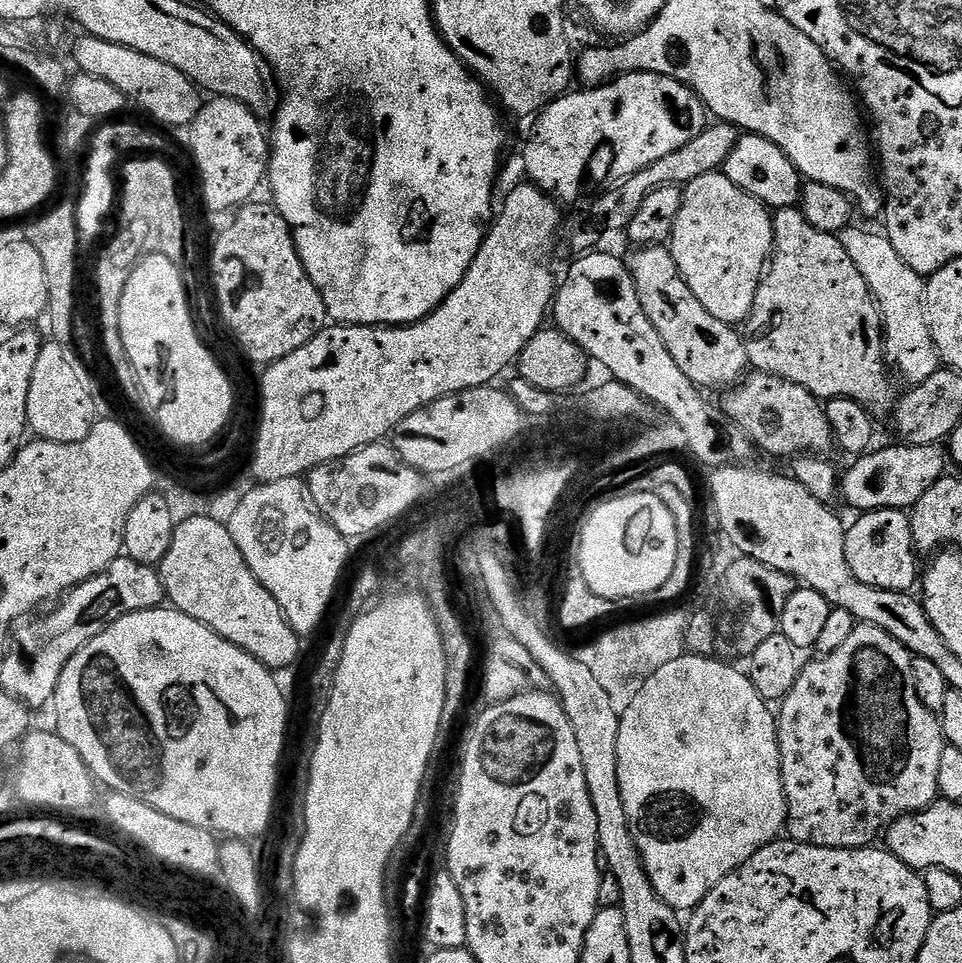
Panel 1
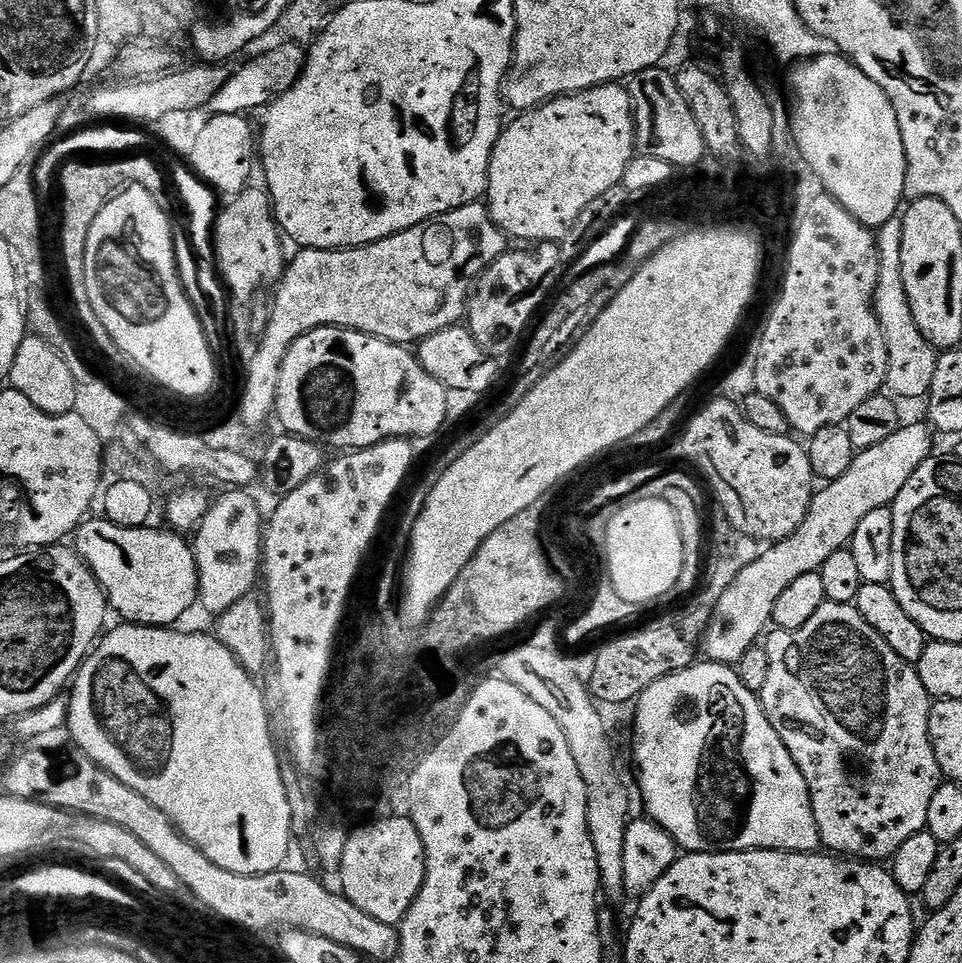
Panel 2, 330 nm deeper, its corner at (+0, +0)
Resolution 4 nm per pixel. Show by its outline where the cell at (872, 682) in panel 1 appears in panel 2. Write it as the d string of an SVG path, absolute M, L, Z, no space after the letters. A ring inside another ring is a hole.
M826 602L820 607L818 614L814 614L814 618L806 622L806 626L789 632L769 631L763 647L766 650L766 658L770 658L770 670L766 677L766 686L762 686L762 690L758 693L760 705L764 707L770 726L778 730L778 738L782 738L786 750L790 750L790 758L794 758L798 770L802 770L802 778L806 778L821 845L829 853L839 854L844 858L855 858L861 862L887 861L895 856L902 842L906 842L906 838L914 838L914 834L927 829L930 801L933 800L934 794L940 789L942 783L938 758L934 758L934 746L930 742L928 733L930 710L934 700L928 695L926 686L922 686L919 671L890 648L878 630L866 622L866 618L862 616L855 604Z

